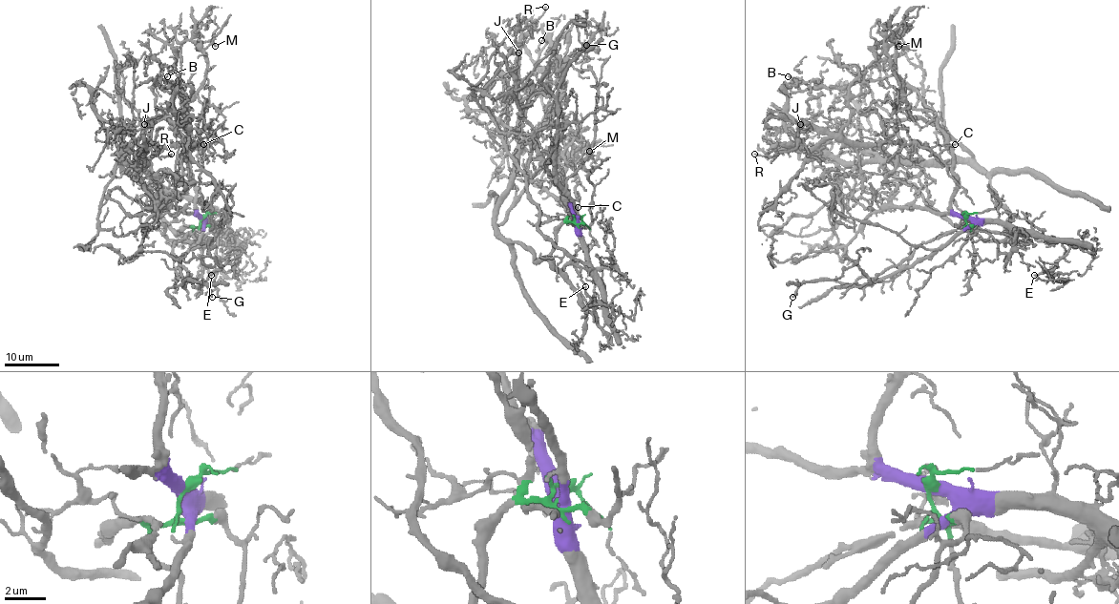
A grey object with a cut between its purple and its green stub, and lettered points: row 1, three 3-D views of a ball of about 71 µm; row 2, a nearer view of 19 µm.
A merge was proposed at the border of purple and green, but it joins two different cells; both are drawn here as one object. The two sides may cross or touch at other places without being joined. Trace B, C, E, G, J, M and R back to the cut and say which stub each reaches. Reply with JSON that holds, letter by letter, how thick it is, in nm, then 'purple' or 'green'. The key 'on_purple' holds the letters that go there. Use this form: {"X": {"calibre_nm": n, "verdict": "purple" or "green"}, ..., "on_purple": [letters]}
{"B": {"calibre_nm": 110, "verdict": "purple"}, "C": {"calibre_nm": 120, "verdict": "green"}, "E": {"calibre_nm": 120, "verdict": "green"}, "G": {"calibre_nm": 170, "verdict": "purple"}, "J": {"calibre_nm": 140, "verdict": "green"}, "M": {"calibre_nm": 120, "verdict": "green"}, "R": {"calibre_nm": 140, "verdict": "green"}, "on_purple": ["B", "G"]}

